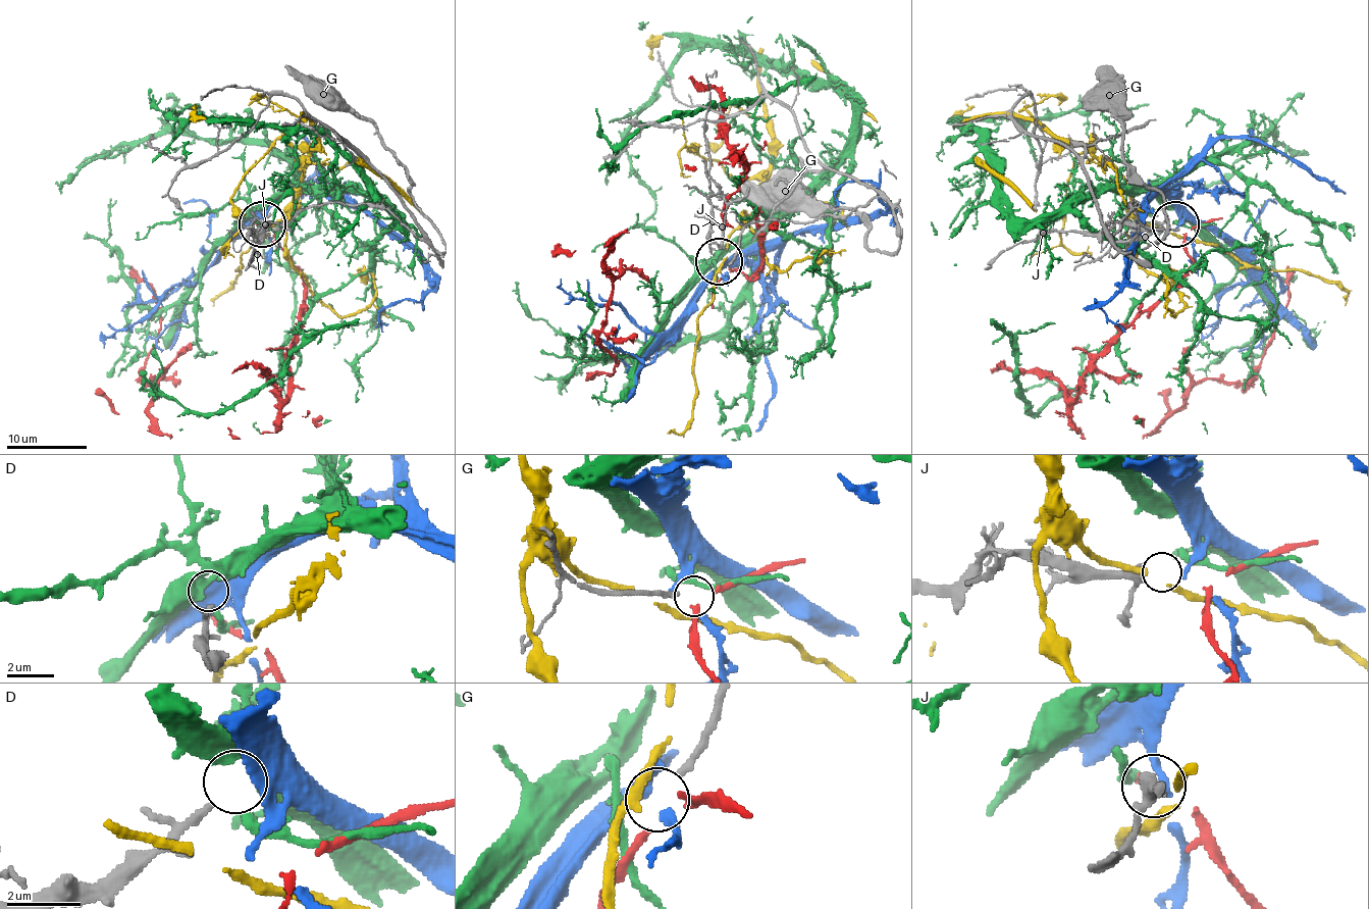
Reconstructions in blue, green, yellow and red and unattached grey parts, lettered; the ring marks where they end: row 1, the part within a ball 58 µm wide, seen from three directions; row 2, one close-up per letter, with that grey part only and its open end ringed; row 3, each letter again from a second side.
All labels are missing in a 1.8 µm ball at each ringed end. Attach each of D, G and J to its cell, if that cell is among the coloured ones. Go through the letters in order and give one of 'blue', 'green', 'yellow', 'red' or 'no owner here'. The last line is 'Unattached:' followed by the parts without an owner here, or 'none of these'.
D: green
G: no owner here
J: blue
Unattached: G

